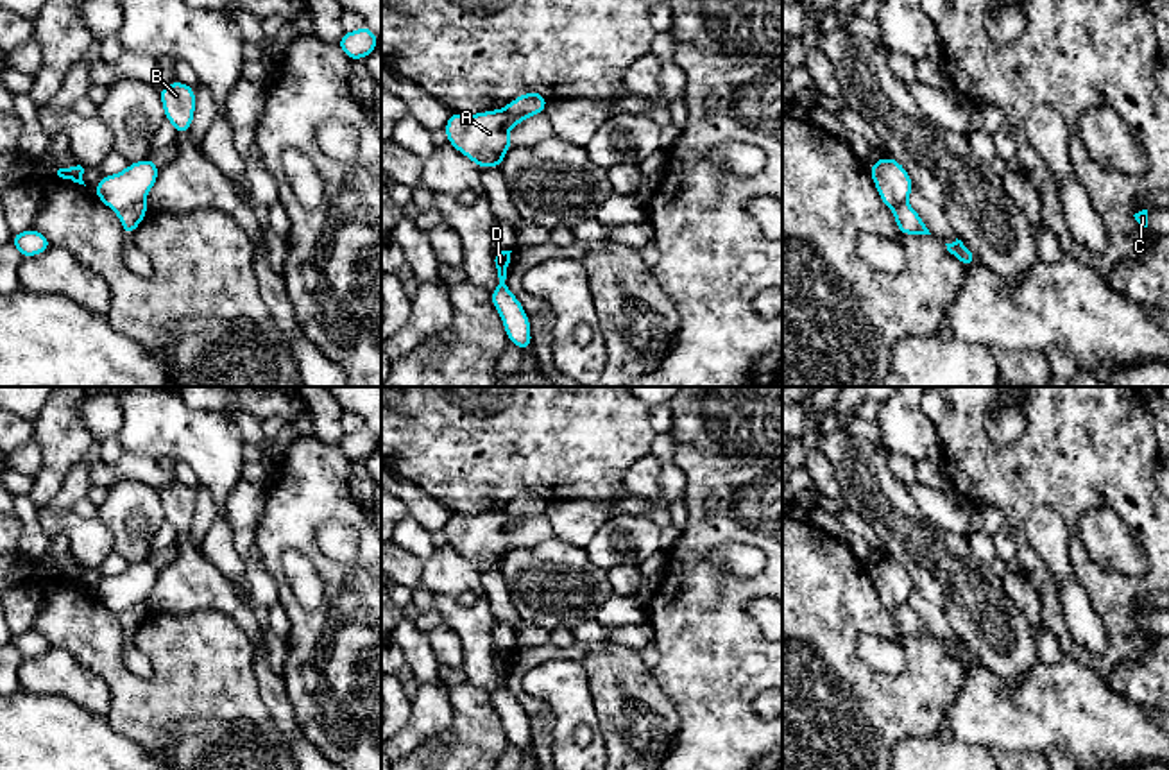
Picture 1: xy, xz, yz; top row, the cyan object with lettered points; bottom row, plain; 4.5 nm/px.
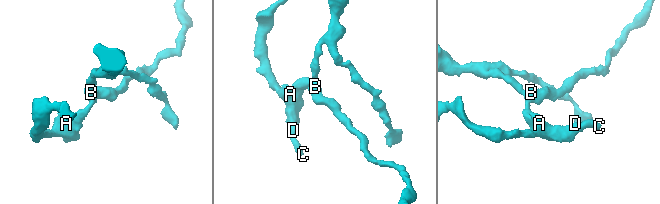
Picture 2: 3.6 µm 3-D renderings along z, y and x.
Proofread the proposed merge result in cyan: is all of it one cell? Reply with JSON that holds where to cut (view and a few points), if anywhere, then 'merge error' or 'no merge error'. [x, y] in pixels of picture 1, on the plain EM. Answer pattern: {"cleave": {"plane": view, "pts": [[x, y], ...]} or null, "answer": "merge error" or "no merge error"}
{"cleave": {"plane": "xz", "pts": [[539, 495], [523, 511], [503, 511]]}, "answer": "merge error"}

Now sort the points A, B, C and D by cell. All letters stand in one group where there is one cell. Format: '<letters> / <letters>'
A C D / B

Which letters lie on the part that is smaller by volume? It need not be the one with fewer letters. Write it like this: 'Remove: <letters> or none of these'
Remove: B

